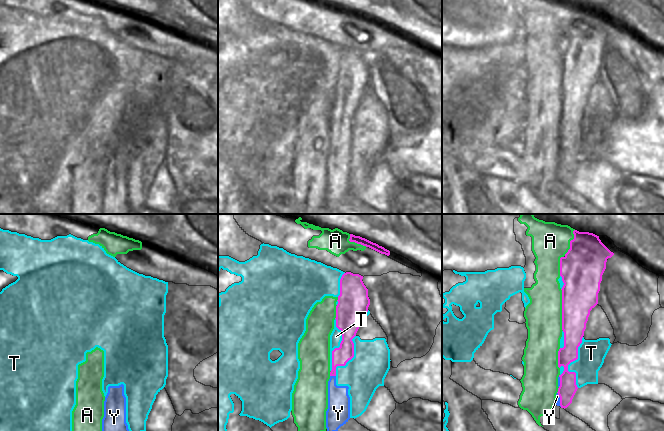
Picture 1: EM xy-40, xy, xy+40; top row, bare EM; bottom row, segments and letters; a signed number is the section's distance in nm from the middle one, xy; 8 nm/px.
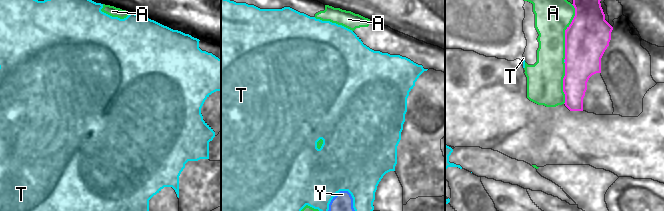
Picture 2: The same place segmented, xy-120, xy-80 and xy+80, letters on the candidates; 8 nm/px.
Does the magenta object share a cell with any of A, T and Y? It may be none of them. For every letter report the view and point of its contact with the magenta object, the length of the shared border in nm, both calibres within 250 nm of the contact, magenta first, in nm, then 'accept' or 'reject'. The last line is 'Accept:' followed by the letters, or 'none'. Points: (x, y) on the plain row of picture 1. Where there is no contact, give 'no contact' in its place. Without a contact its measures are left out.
A: meets magenta in xy+40 at (566, 29); contact 400 nm long; 340 nm thick on the magenta side, 300 nm on the other; reject
T: meets magenta in xy+40 at (570, 138); contact 420 nm long; 160 nm thick on the magenta side, 220 nm on the other; reject
Y: meets magenta in xy at (333, 151); contact 50 nm long; 140 nm thick on the magenta side, 180 nm on the other; accept
Accept: Y

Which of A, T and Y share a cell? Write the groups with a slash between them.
A / T / Y

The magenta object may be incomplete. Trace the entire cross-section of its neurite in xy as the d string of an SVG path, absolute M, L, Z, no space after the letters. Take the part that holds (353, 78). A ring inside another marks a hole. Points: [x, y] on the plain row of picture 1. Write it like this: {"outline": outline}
{"outline": "M346 48L340 55L340 71L336 82L336 103L342 107L339 124L332 127L332 146L328 157L328 185L326 204L329 210L337 208L350 195L348 162L336 161L336 143L345 142L354 133L352 115L366 94L370 75L363 52Z"}

